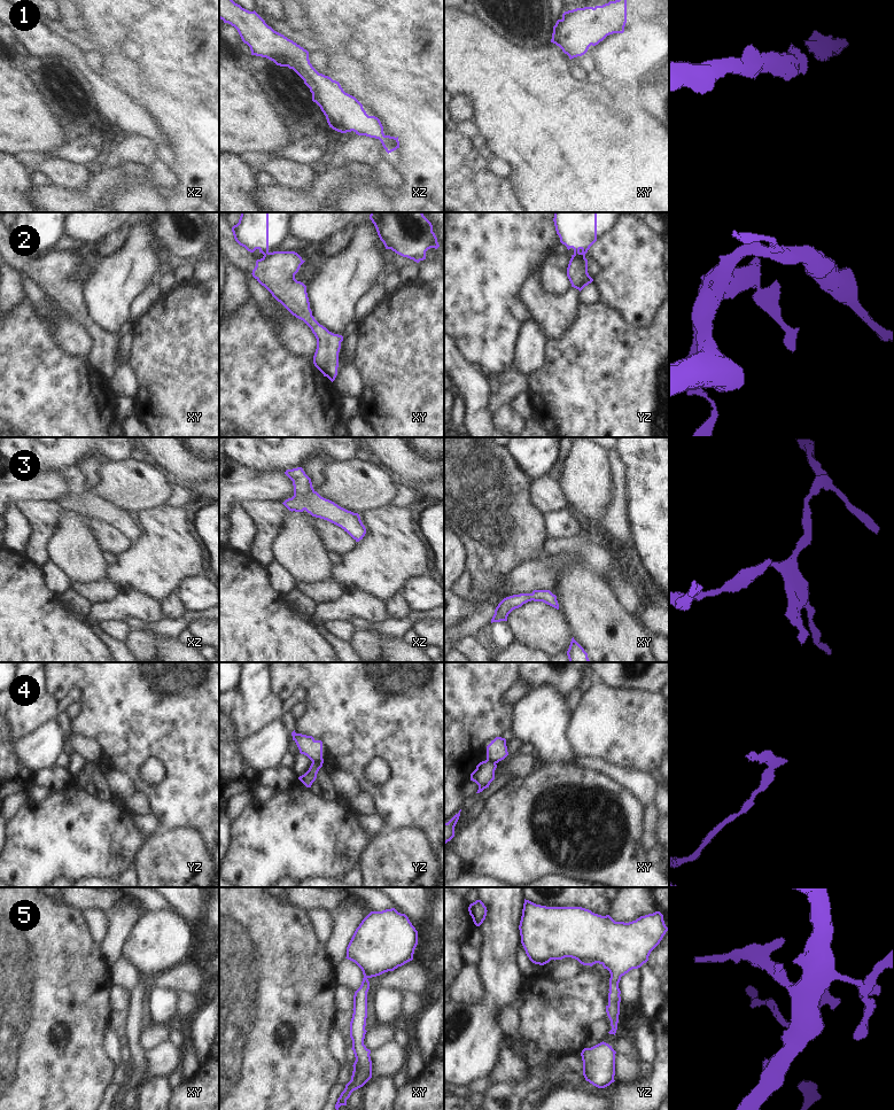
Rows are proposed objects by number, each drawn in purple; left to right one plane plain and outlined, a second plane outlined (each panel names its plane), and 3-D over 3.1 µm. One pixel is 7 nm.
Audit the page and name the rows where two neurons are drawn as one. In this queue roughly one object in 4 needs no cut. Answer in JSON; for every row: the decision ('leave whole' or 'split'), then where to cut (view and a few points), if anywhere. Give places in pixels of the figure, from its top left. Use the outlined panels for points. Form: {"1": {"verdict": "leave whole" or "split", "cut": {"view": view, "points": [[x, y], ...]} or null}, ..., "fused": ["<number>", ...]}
{"1": {"verdict": "leave whole", "cut": null}, "2": {"verdict": "split", "cut": {"view": "yz", "points": [[574, 254], [584, 256]]}}, "3": {"verdict": "leave whole", "cut": null}, "4": {"verdict": "split", "cut": {"view": "yz", "points": [[312, 761], [321, 765]]}}, "5": {"verdict": "leave whole", "cut": null}, "fused": ["2", "4"]}

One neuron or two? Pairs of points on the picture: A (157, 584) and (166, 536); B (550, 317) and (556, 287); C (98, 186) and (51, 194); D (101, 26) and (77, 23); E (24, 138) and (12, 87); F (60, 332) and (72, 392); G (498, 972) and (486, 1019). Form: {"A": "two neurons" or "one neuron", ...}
{"A": "one neuron", "B": "two neurons", "C": "one neuron", "D": "two neurons", "E": "one neuron", "F": "two neurons", "G": "one neuron"}

